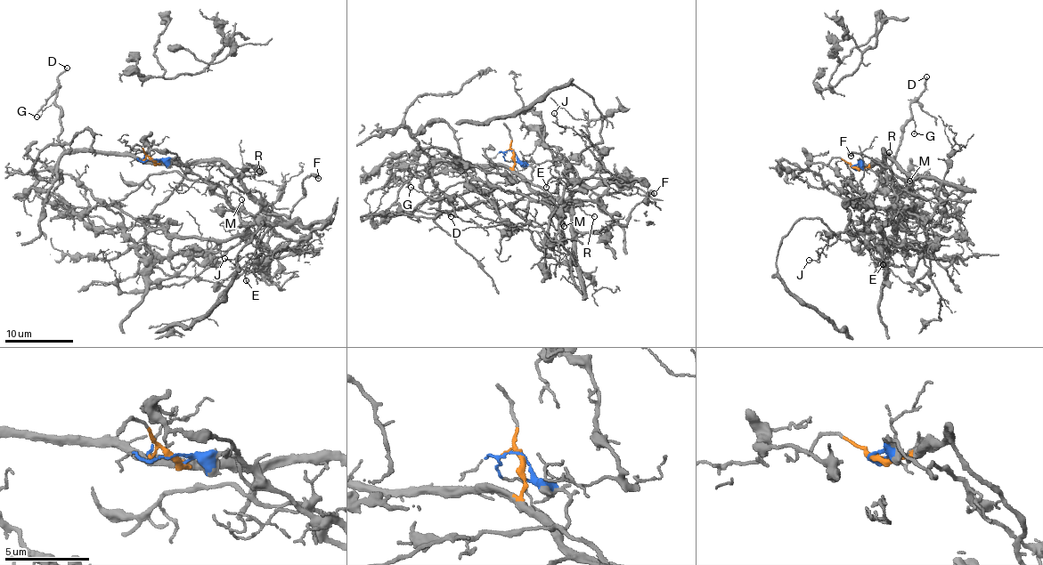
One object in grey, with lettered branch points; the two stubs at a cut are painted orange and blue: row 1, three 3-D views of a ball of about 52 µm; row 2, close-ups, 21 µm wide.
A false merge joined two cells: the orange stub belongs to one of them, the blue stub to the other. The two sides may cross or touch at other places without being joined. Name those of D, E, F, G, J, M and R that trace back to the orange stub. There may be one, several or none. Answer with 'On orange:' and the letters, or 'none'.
On orange: D, F, G, R

